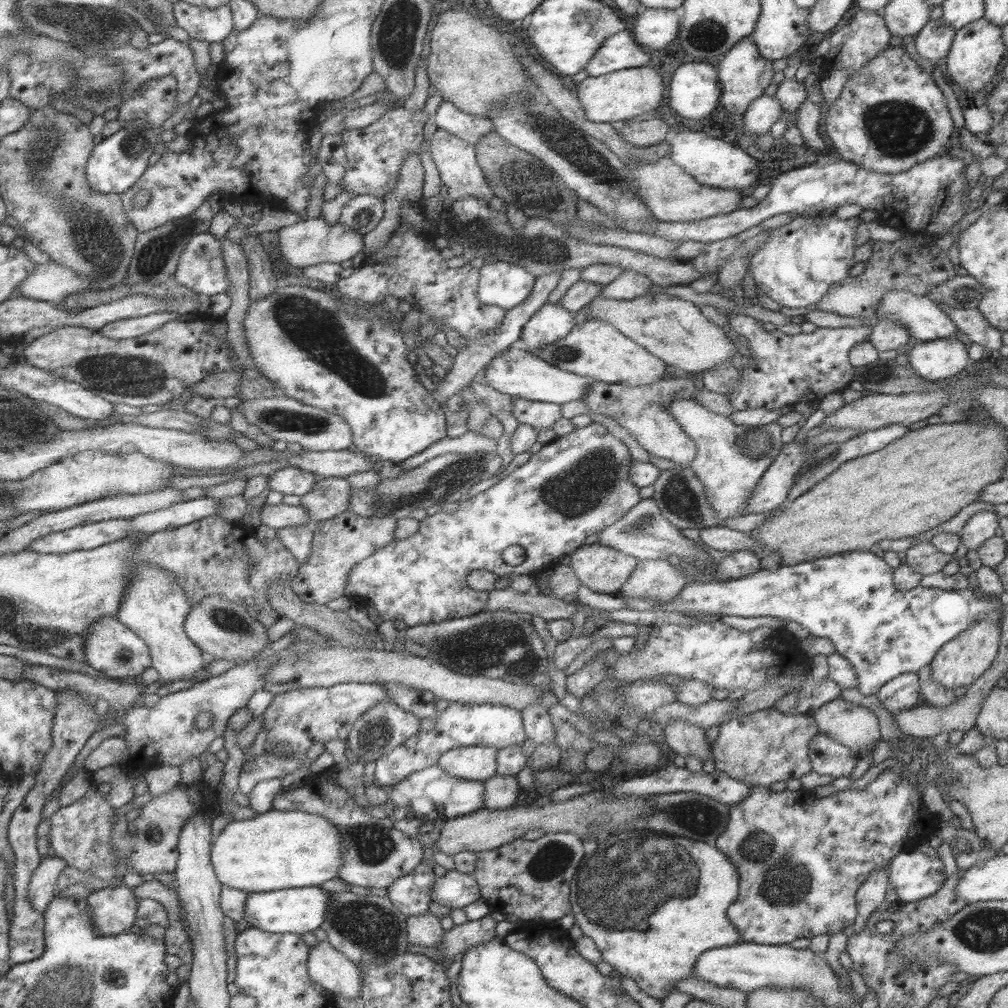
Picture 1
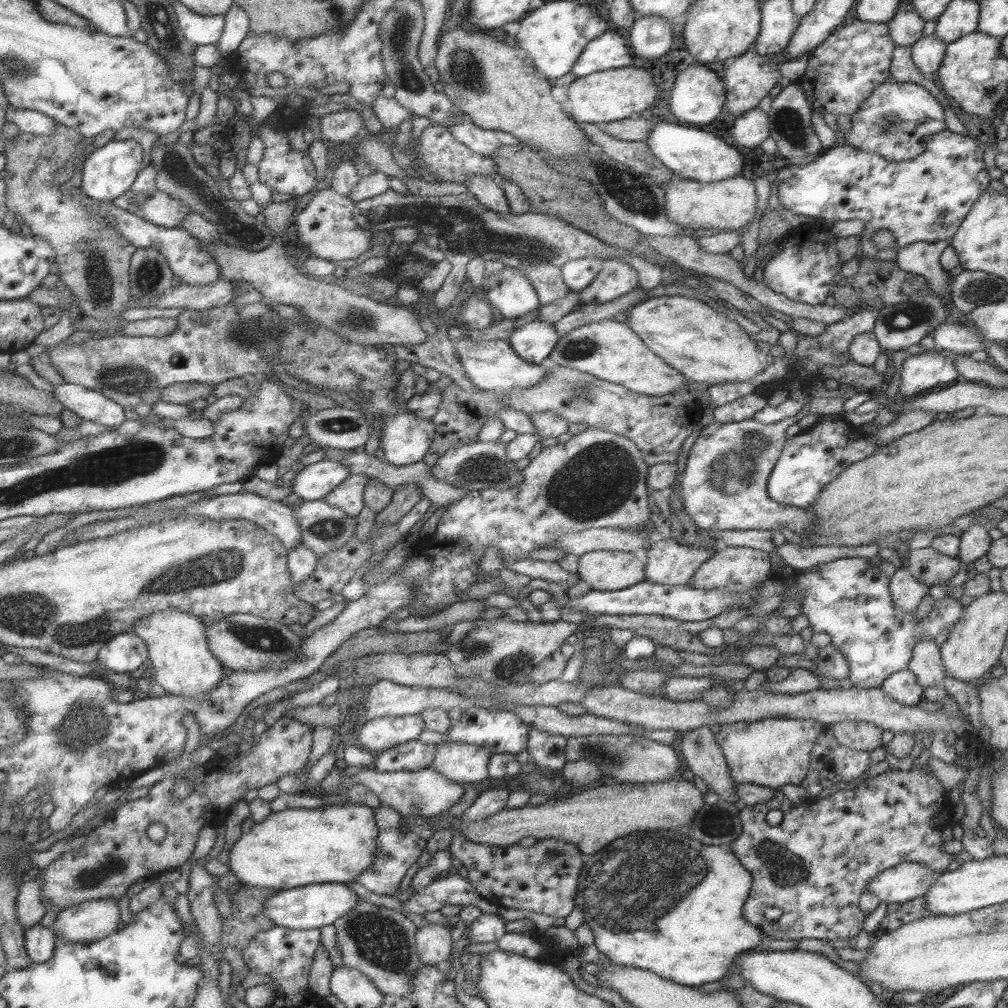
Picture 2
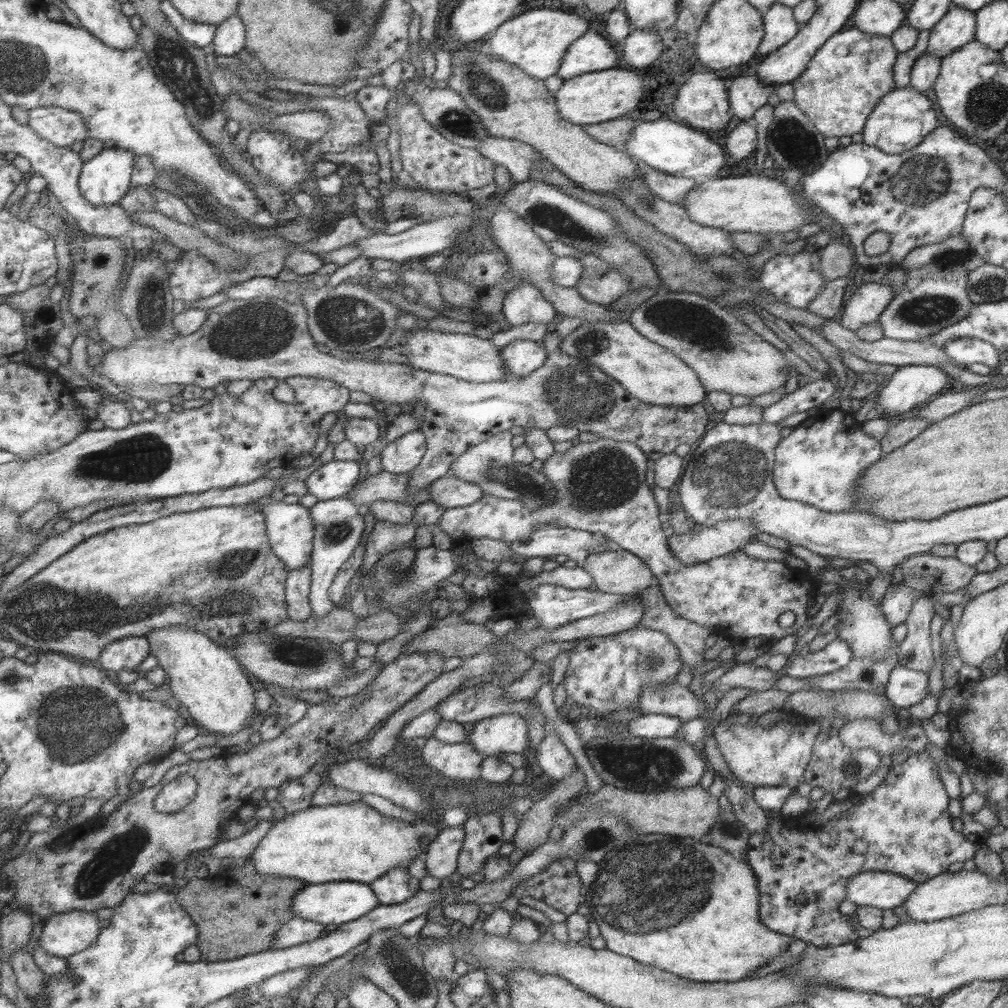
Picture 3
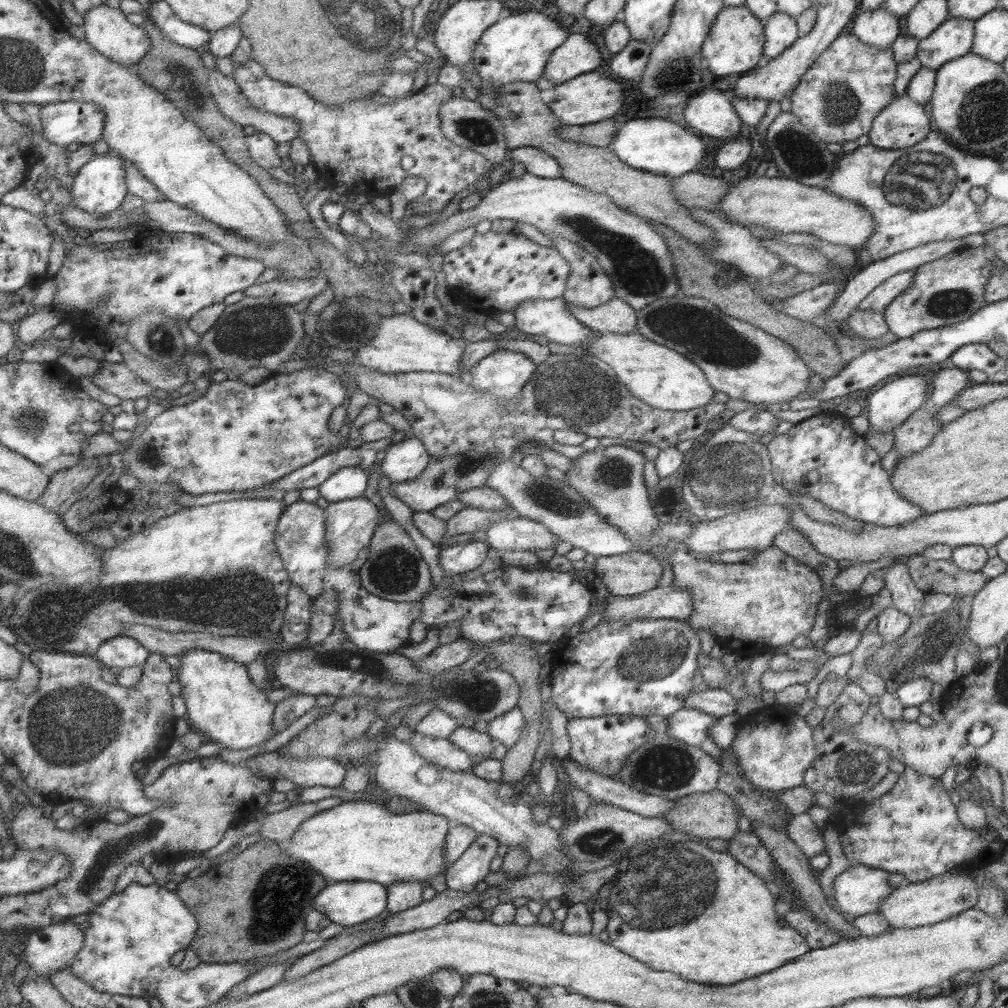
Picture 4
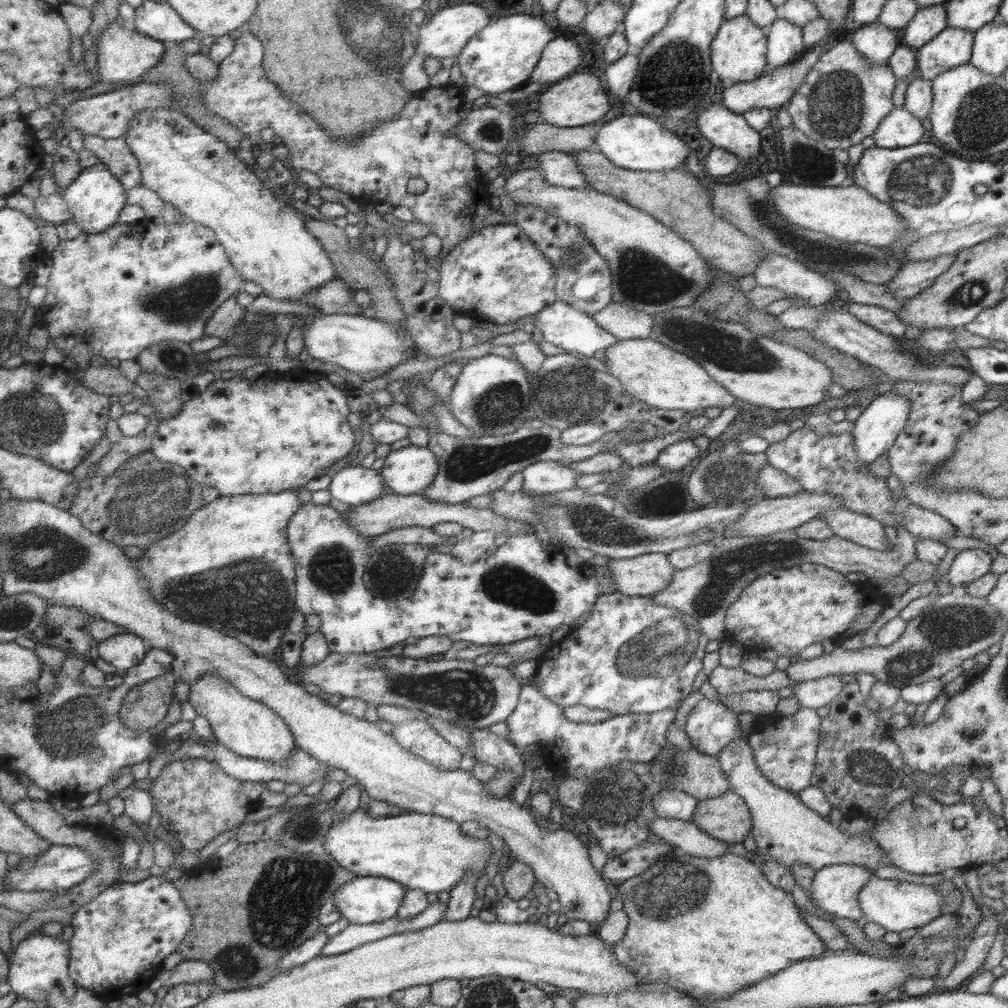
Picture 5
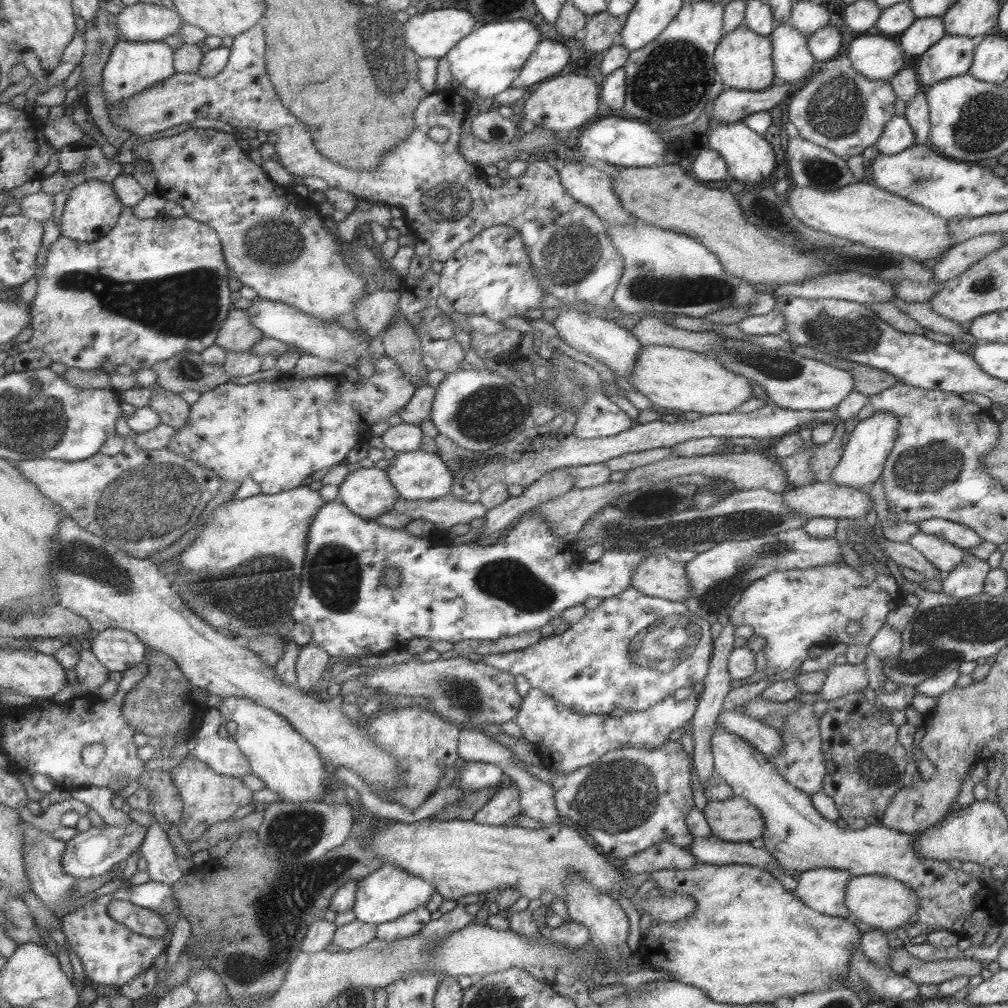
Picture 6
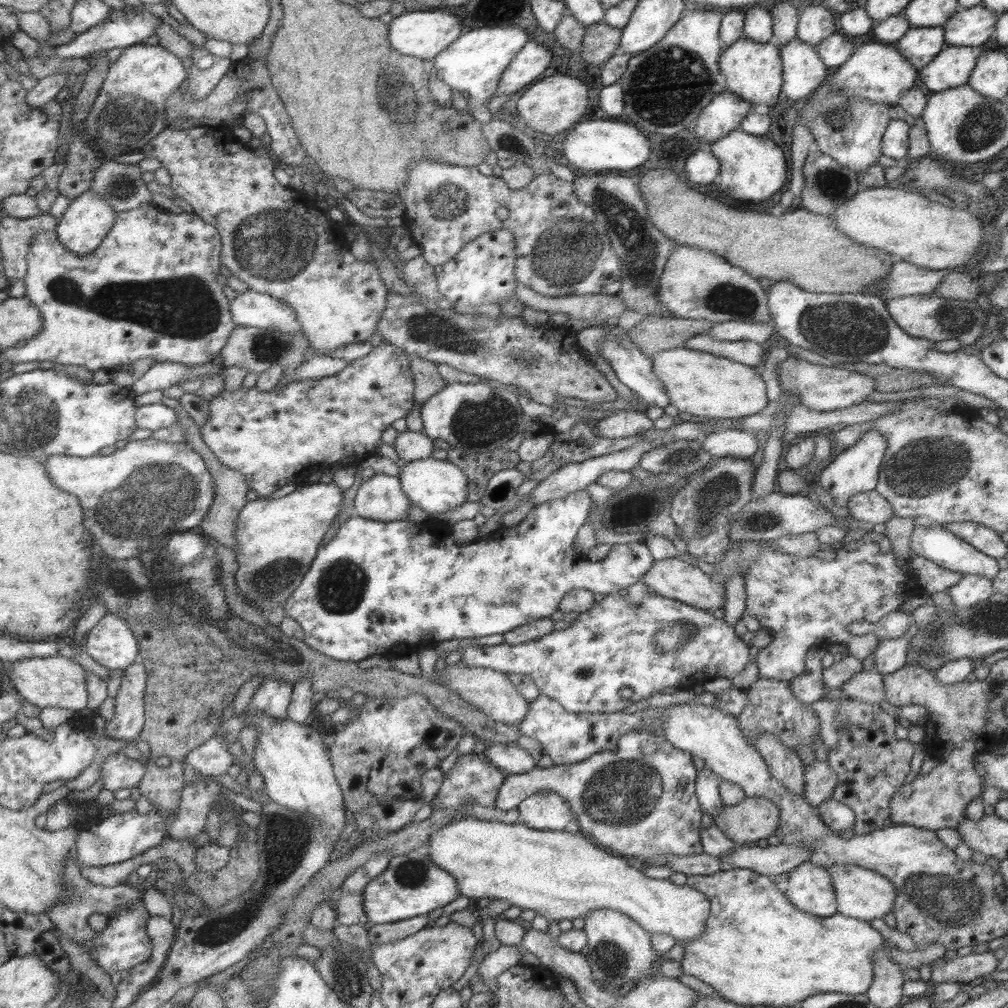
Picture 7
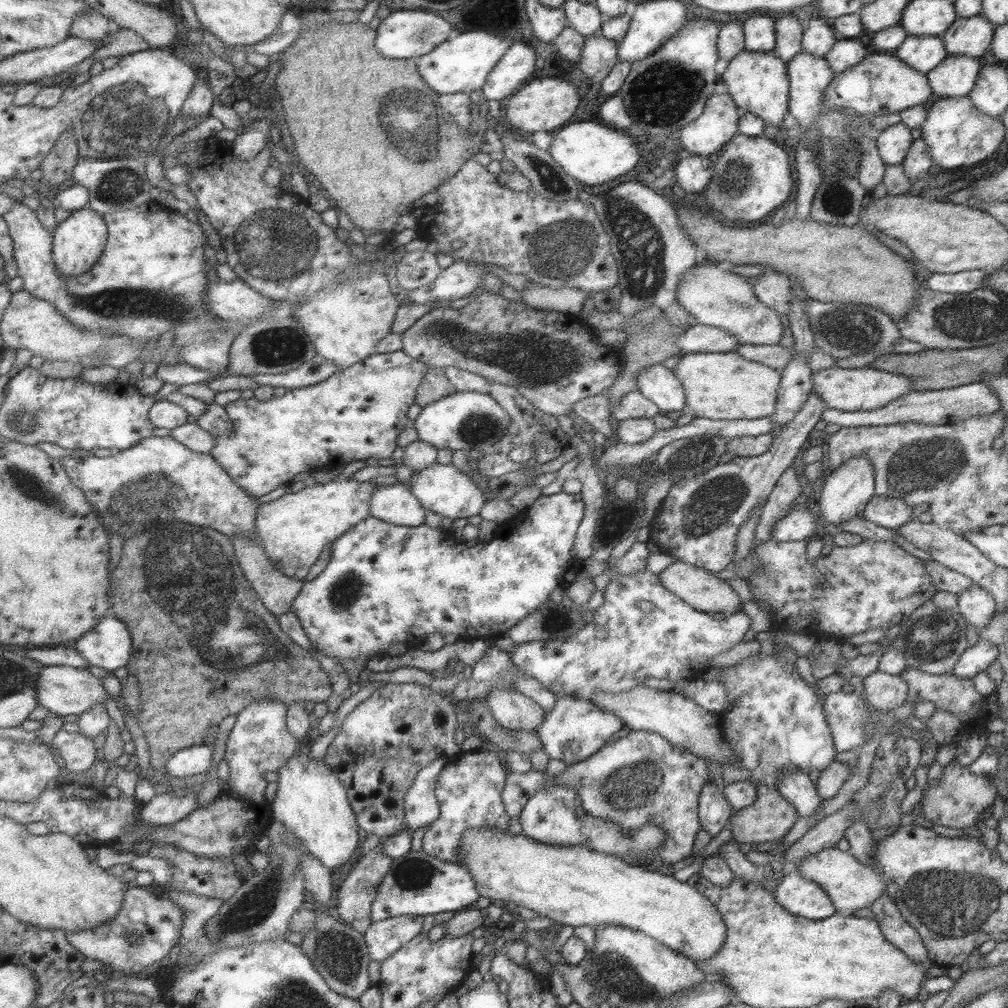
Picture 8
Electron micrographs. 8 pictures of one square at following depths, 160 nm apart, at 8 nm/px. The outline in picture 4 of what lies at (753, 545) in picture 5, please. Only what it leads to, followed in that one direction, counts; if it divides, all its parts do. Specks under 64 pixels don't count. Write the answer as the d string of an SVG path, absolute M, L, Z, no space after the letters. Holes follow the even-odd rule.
M905 563L886 567L884 588L890 591L892 607L910 618L920 615L926 593L915 586ZM669 585L653 587L631 596L609 595L605 608L601 612L602 619L609 621L633 621L636 618L674 618L686 620L692 611L690 594L686 588Z

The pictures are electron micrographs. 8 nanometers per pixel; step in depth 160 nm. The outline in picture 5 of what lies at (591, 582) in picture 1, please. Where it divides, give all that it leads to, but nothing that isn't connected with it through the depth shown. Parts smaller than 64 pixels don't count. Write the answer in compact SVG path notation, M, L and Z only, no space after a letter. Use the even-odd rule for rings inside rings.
M663 553L640 554L633 558L609 558L606 564L615 591L627 596L649 597L671 582L674 568Z

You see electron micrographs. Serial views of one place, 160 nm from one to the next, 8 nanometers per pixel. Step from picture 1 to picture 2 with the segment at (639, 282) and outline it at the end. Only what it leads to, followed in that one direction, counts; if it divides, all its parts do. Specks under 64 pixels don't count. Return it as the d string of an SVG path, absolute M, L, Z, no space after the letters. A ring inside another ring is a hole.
M604 260L599 274L580 292L581 304L603 304L637 289L638 274L621 260Z

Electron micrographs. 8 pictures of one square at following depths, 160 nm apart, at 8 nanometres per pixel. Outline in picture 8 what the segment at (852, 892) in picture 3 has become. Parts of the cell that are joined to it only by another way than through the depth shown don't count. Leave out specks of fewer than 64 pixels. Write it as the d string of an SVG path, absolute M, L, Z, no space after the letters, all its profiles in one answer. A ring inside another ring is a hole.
M797 869L785 870L773 896L777 904L793 916L821 920L836 914L828 894L816 882L803 878Z

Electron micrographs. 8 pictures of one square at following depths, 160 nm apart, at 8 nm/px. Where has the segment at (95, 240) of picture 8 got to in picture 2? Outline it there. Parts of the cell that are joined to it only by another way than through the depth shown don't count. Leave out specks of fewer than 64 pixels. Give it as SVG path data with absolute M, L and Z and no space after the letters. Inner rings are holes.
M127 138L124 140L111 139L105 146L92 150L84 160L81 170L80 190L88 198L97 201L112 201L124 194L140 172L143 160L143 150L139 142Z

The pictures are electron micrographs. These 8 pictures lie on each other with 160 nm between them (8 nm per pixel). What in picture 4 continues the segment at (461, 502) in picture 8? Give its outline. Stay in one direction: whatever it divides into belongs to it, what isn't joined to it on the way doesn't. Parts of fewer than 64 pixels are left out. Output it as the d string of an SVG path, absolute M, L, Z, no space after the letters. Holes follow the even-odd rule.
M407 438L391 443L378 463L382 474L390 482L405 482L415 478L429 462L430 456L417 438Z

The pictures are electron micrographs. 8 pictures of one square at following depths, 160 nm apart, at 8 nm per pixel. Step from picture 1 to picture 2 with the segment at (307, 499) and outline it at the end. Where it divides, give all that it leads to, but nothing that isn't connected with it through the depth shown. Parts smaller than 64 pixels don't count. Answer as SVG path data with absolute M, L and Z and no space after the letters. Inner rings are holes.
M364 474L347 475L341 482L337 483L327 494L323 495L323 500L341 509L343 514L355 517L364 505L363 489L370 478Z

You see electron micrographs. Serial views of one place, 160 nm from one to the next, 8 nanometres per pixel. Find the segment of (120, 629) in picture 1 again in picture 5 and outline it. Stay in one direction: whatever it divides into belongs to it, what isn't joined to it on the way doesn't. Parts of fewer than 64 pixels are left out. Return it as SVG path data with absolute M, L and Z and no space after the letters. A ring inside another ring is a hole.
M122 633L97 642L97 657L123 672L141 663L149 644L133 634Z

